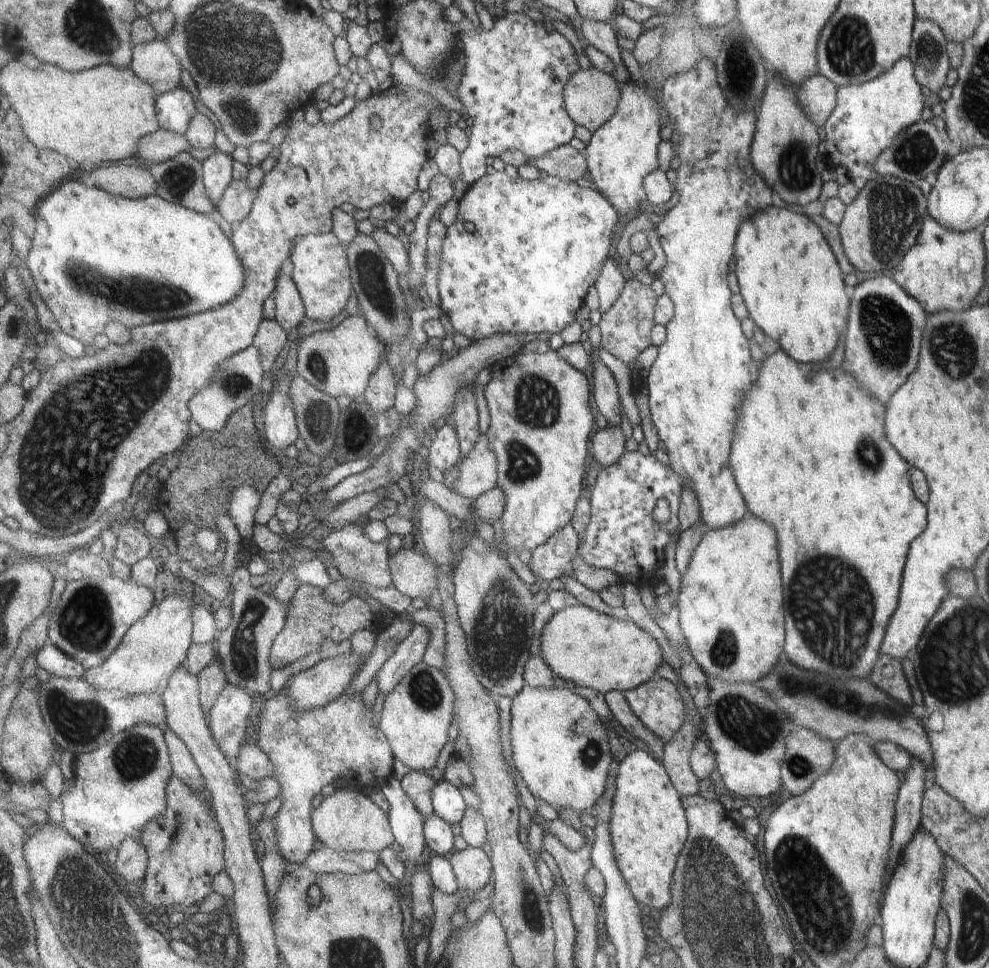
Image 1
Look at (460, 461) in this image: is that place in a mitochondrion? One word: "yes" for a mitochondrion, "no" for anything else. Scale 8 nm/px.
no

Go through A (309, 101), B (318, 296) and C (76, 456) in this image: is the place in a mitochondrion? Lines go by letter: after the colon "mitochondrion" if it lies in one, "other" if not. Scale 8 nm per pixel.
A: other
B: other
C: mitochondrion

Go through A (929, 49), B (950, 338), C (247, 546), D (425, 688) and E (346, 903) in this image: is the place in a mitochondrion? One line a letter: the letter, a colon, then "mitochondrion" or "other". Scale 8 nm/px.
A: mitochondrion
B: mitochondrion
C: other
D: mitochondrion
E: other

